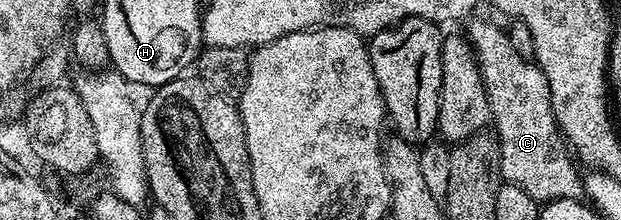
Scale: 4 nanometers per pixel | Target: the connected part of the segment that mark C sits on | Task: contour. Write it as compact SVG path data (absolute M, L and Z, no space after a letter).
M471 21L467 22L469 25L466 36L472 45L472 50L476 52L476 58L480 64L482 83L486 87L486 95L492 112L491 124L494 126L494 136L500 143L501 178L509 185L522 187L522 191L526 191L526 195L530 195L535 201L541 203L567 197L583 198L585 192L582 173L581 170L576 170L576 165L572 162L573 154L552 113L550 83L546 83L546 75L535 60L523 57L521 53L514 51L507 32L503 28L499 29L492 21Z

